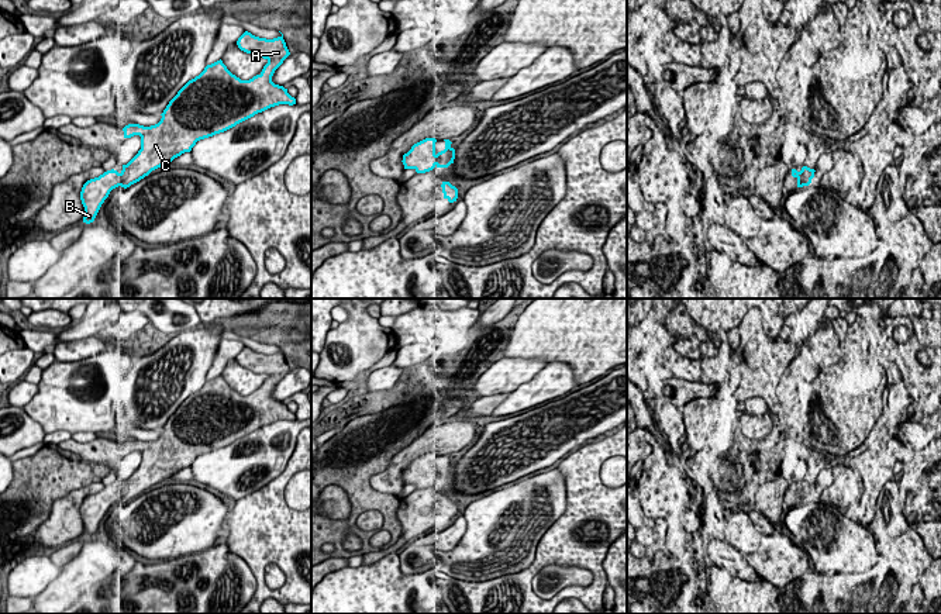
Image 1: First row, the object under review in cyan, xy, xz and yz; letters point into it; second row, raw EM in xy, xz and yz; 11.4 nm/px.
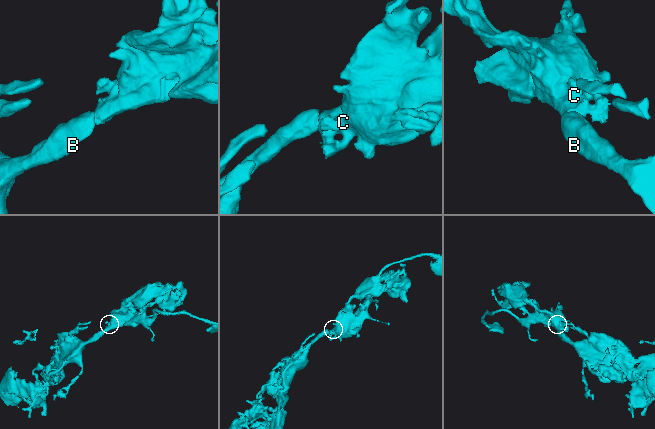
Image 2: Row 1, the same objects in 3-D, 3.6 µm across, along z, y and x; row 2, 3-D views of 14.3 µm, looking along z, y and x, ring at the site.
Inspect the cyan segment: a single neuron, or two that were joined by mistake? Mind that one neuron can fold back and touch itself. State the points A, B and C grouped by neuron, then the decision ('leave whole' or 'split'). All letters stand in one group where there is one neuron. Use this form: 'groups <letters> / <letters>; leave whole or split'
groups A B C; leave whole

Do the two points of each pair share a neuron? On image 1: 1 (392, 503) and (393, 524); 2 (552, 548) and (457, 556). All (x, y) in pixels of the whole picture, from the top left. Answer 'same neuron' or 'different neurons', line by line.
1: same neuron
2: different neurons

